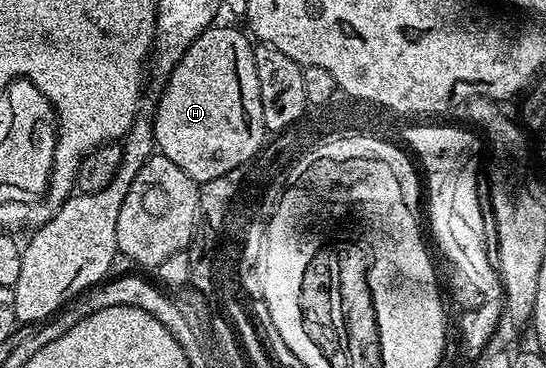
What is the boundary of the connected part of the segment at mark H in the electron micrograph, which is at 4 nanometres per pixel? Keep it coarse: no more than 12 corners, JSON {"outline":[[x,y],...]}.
{"outline":[[215,25],[161,88],[155,148],[199,185],[266,141],[255,44]]}

